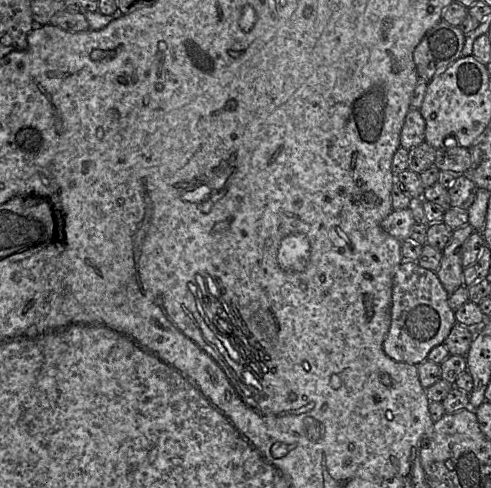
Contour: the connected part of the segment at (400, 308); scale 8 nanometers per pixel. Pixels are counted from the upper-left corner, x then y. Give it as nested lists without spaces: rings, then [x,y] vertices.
[[[403,260],[393,277],[391,324],[383,341],[384,353],[397,362],[424,362],[433,347],[443,344],[456,323],[449,296],[436,272],[423,268],[417,261]]]

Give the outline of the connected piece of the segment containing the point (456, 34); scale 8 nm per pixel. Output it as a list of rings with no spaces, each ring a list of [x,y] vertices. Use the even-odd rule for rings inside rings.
[[[443,19],[436,23],[413,51],[418,76],[429,82],[441,70],[462,57],[464,41],[465,34],[458,26]]]

